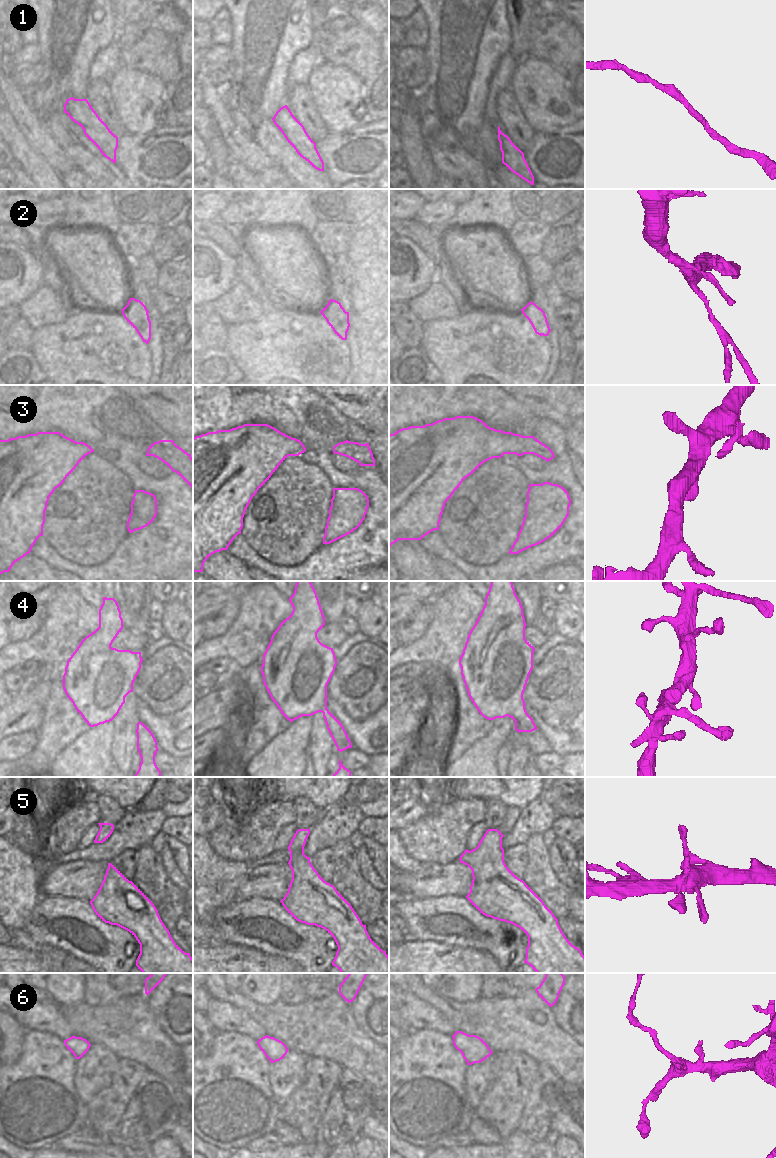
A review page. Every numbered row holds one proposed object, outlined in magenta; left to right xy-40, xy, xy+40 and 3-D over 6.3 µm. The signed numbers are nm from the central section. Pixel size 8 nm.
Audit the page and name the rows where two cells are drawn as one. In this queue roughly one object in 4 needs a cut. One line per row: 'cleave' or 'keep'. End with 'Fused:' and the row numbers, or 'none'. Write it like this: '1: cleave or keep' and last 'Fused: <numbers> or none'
1: keep
2: cleave
3: keep
4: keep
5: keep
6: keep
Fused: 2

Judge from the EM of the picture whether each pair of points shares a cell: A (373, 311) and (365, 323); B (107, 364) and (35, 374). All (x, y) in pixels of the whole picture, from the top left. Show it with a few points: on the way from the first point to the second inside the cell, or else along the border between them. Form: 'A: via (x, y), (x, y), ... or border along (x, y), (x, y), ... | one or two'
A: via (372, 314), (366, 320) | one
B: border along (32, 353), (38, 366), (45, 374) | two

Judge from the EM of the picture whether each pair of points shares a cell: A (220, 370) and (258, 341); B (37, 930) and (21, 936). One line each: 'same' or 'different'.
A: different
B: different

